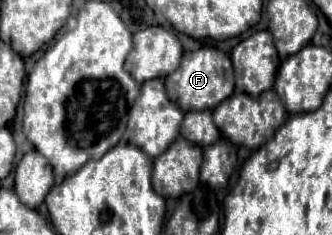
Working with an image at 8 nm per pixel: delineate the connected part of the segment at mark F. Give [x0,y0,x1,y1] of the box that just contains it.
[165,48,233,112]

